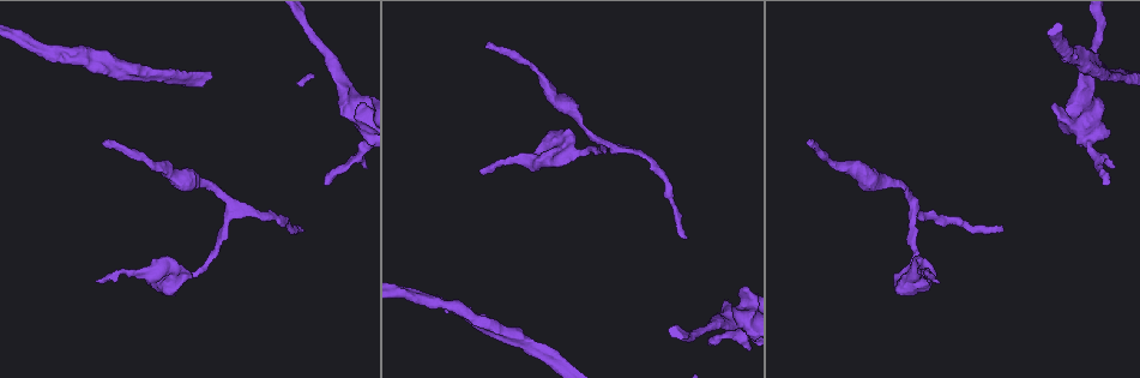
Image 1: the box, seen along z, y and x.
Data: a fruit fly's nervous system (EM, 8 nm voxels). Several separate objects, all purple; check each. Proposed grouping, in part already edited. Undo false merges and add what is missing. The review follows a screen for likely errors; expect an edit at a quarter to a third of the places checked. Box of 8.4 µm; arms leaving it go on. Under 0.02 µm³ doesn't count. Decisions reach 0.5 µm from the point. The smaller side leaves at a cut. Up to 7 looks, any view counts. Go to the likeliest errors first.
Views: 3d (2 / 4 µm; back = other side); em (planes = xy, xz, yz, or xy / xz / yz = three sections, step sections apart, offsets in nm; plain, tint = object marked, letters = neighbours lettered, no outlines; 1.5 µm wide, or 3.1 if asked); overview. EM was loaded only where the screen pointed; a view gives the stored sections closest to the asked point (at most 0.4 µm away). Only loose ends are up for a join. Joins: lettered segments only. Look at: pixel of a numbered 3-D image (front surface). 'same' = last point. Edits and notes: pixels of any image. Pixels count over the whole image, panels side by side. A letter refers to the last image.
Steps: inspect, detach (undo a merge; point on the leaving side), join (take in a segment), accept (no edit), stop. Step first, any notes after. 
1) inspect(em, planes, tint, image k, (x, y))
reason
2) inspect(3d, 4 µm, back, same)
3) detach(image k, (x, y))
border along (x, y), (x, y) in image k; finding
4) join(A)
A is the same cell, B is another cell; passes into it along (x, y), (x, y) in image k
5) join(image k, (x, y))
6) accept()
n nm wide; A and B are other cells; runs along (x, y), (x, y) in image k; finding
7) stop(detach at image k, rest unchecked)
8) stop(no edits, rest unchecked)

inspect(em, planes, plain, image 1, (327, 183))
thin end

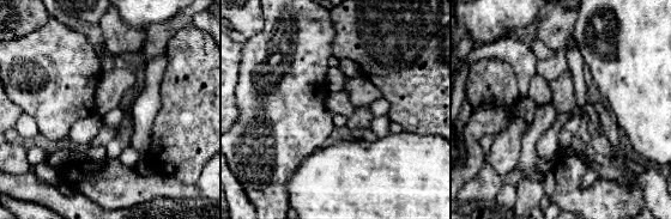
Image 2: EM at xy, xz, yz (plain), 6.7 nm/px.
inspect(em, planes, letters, same)
see the neighbours

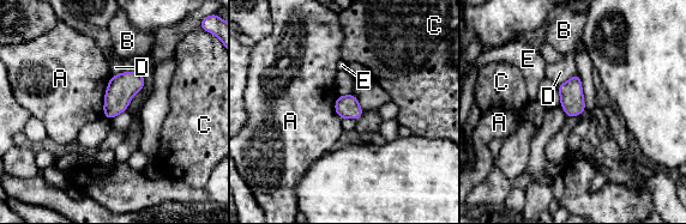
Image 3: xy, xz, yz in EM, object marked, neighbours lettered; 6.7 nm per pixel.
accept()
160 nm wide; A, B, C, D and E are other cells; border along (110, 77), (104, 94), (102, 114) in image 3; no lettered segment goes on from it

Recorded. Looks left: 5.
inspect(em, planes, letters, image 1, (105, 143))
an open end

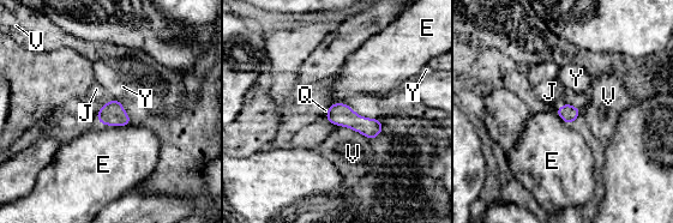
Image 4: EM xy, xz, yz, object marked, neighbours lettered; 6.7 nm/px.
join(Q)
Q is the same cell, E, J, V and Y are other cells; the neuron continues

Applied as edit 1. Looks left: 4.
inspect(overview)

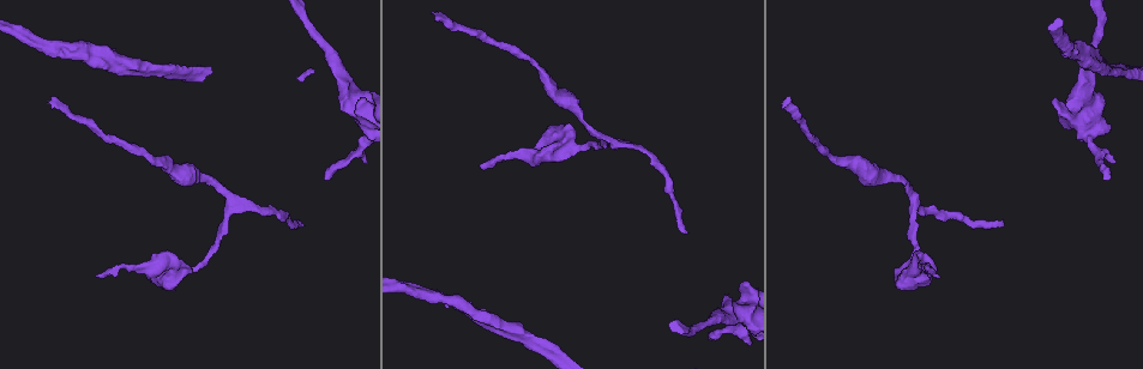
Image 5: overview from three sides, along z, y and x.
inspect(3d, 2 µm, image 5, (579, 119))

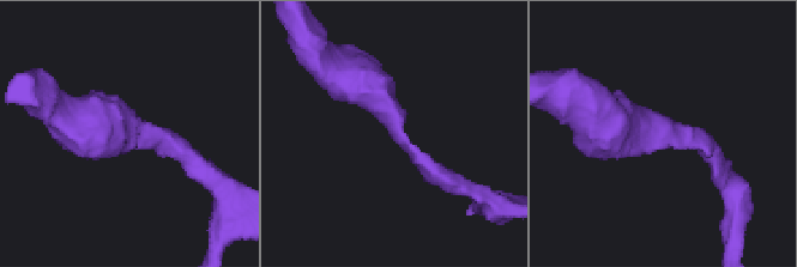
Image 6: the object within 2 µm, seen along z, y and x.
inspect(em, planes, letters, image 6, (391, 131))
shape alone is not enough

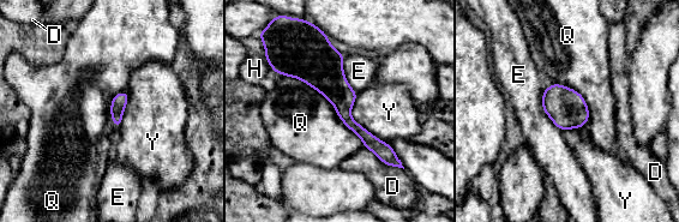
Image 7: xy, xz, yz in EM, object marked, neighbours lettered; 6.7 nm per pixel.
accept()
D, E, H, Q and Y are other cells; runs along (322, 41), (344, 115), (389, 162) in image 7; continuous, no second neuron

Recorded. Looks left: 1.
stop(join at image 4, rest unchecked)

